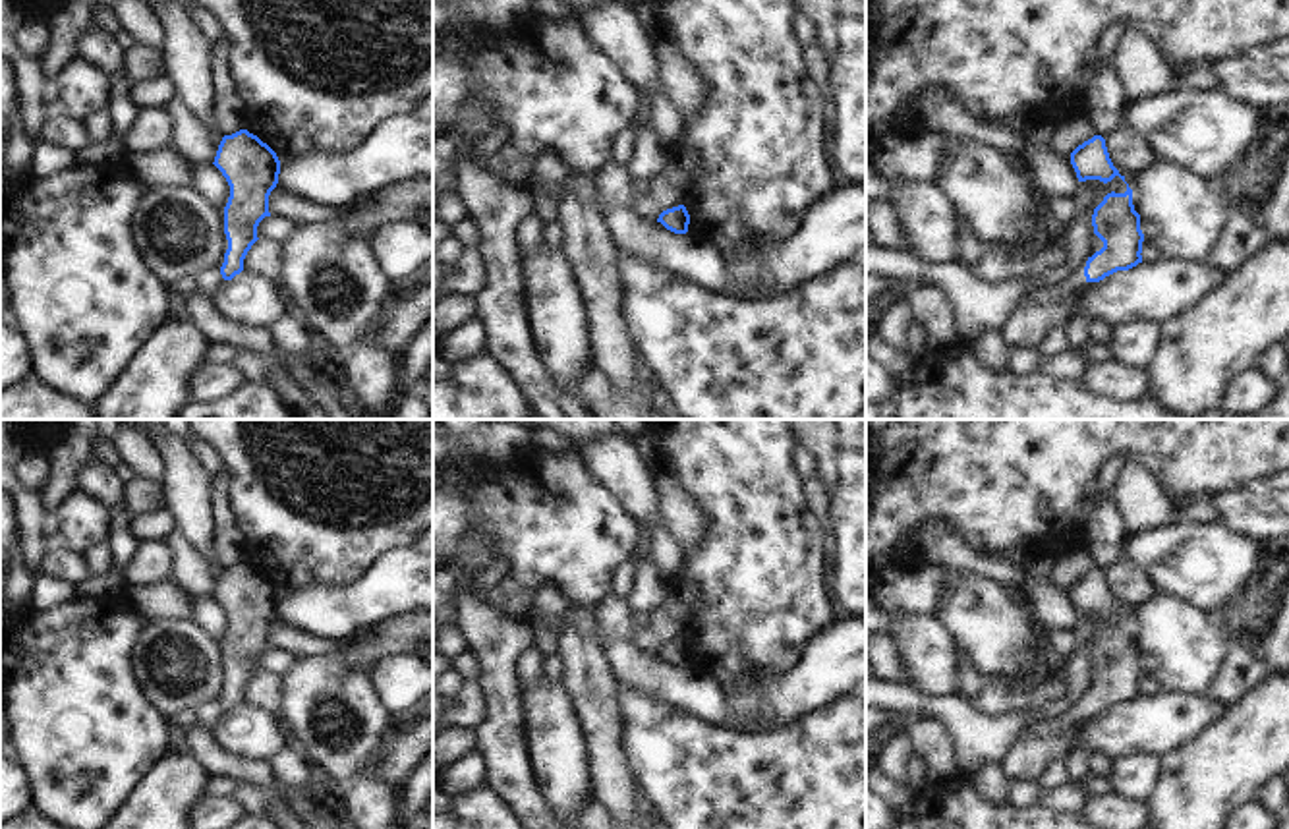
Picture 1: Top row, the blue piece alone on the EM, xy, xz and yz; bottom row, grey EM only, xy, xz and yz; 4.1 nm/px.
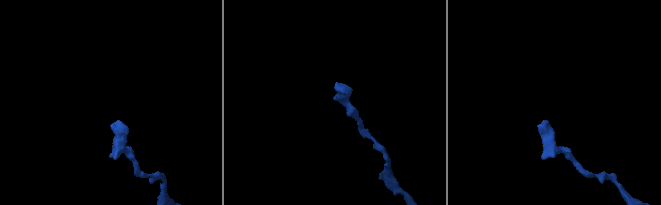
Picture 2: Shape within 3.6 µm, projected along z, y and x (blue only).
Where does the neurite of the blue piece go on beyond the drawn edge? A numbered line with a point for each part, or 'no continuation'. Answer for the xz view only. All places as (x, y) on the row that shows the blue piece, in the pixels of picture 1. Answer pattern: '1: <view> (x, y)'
no continuation

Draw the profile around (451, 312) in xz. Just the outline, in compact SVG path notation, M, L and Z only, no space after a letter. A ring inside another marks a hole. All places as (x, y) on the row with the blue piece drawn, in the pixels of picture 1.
M443 296L433 305L433 336L441 338L472 319L479 319L475 296Z

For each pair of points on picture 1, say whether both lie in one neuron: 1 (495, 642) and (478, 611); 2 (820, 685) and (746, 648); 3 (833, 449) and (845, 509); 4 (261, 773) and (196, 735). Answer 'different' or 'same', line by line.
1: same
2: different
3: same
4: same

